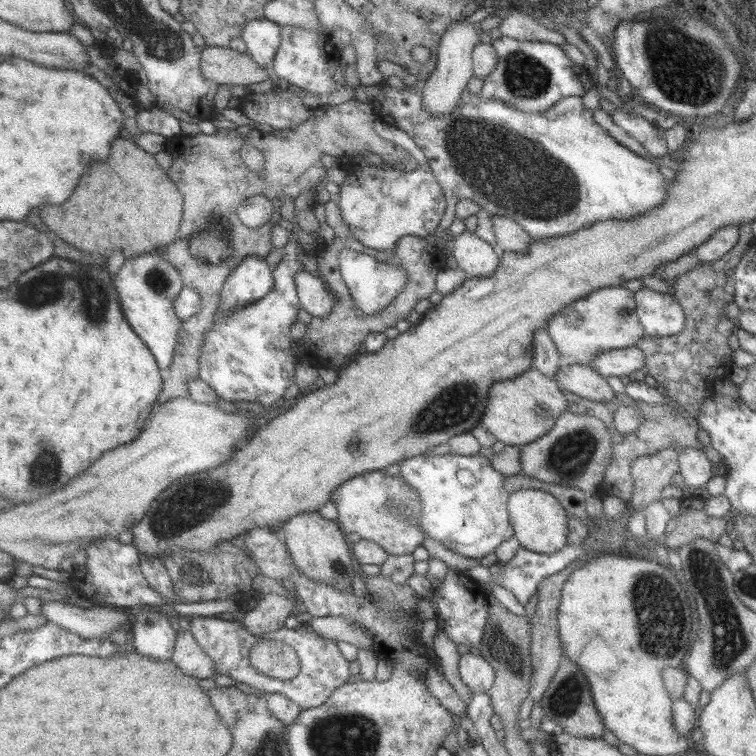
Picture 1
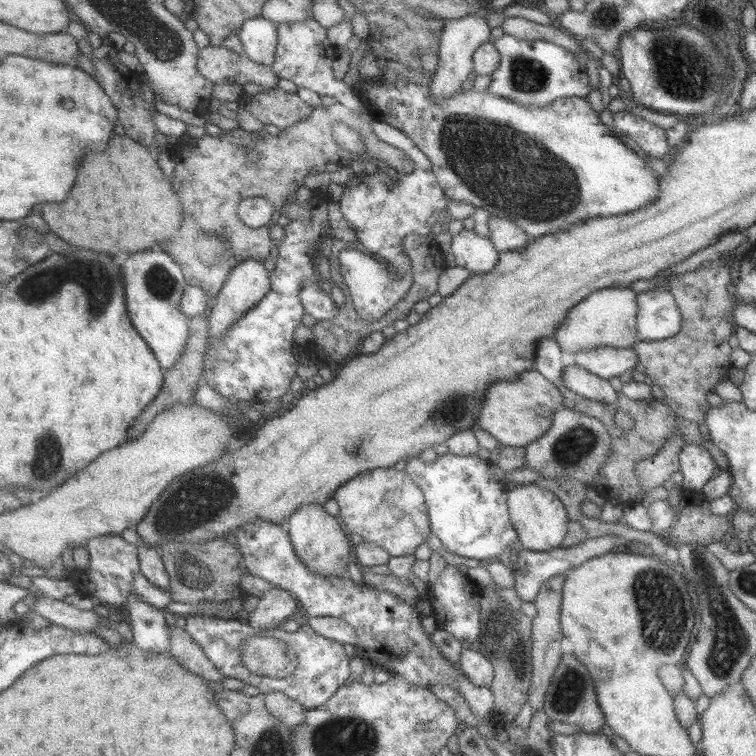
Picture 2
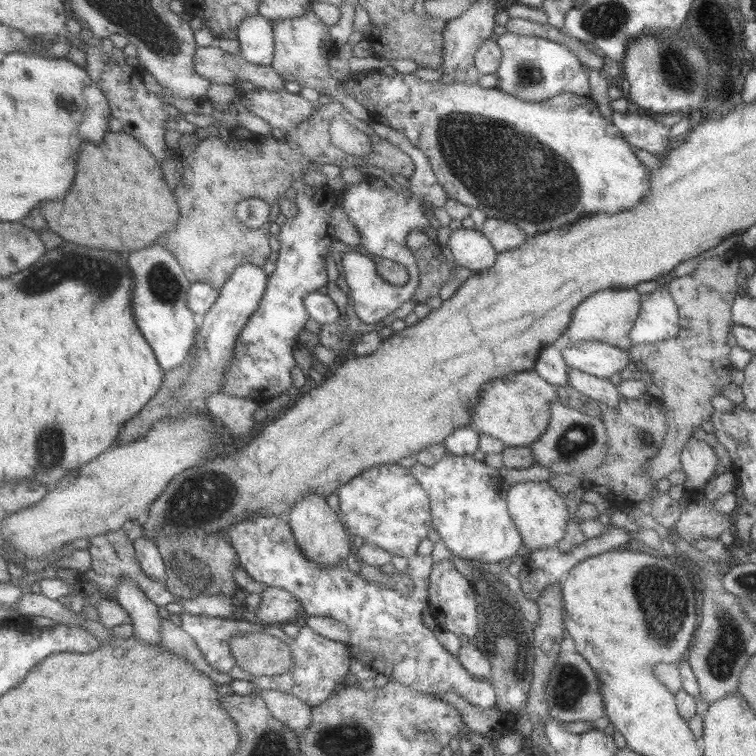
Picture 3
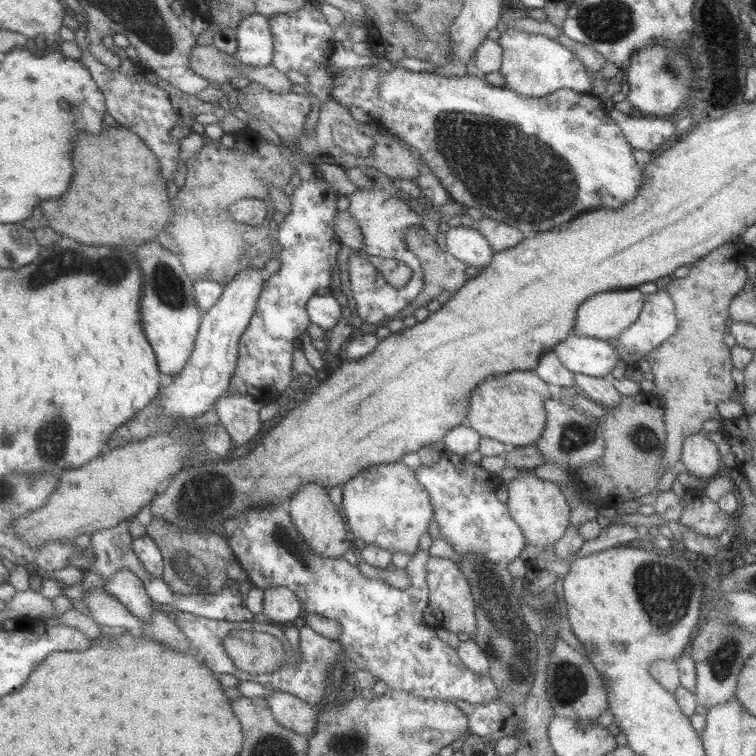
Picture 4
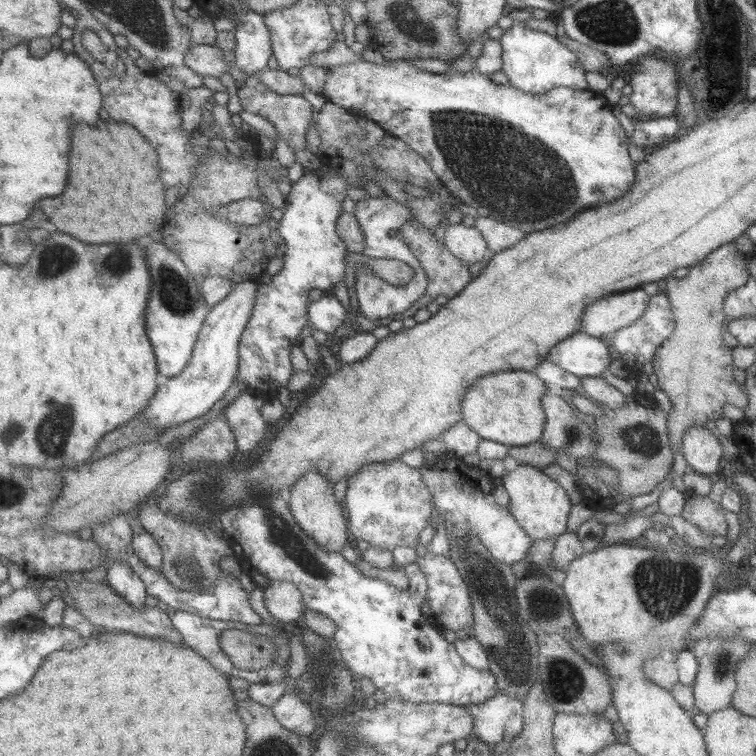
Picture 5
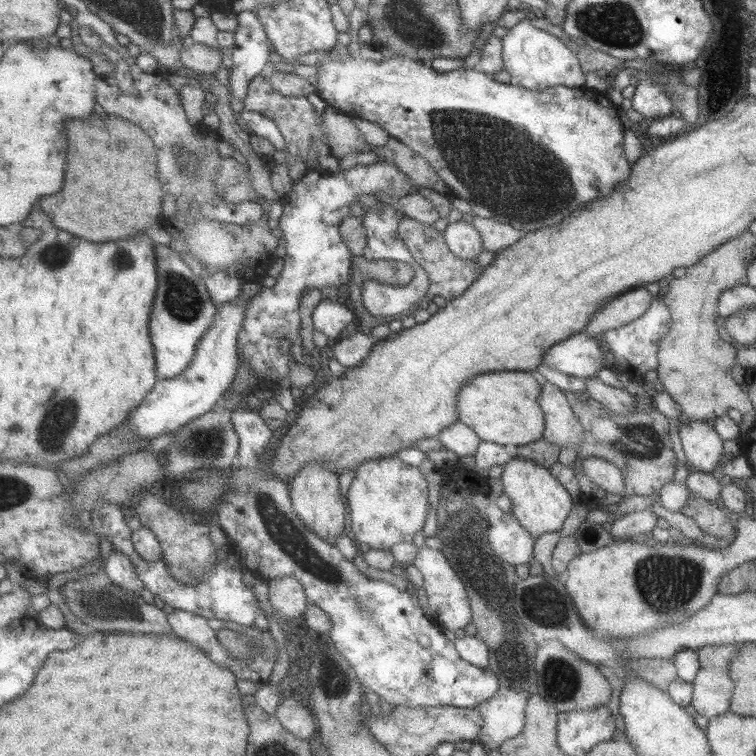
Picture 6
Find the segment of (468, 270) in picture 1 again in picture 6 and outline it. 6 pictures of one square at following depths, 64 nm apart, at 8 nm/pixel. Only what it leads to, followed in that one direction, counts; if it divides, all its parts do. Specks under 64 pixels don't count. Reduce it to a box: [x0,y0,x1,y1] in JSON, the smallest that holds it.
[443,222,485,260]

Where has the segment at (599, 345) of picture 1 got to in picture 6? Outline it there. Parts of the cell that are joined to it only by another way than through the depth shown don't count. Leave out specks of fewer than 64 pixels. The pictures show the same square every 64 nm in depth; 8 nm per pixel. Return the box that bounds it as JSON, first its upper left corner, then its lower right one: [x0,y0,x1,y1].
[585,286,653,338]

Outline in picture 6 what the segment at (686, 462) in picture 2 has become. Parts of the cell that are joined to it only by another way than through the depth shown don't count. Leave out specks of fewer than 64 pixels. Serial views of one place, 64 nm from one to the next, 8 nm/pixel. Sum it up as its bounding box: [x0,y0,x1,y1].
[679,422,723,472]

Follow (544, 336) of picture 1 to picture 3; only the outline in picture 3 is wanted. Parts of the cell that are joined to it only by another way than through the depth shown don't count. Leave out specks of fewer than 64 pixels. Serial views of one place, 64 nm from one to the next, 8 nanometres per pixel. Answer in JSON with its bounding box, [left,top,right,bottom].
[533,340,569,388]

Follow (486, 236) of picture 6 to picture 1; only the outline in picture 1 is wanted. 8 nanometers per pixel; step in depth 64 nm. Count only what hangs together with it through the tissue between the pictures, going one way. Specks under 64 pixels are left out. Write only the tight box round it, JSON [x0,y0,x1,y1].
[493,216,531,252]

